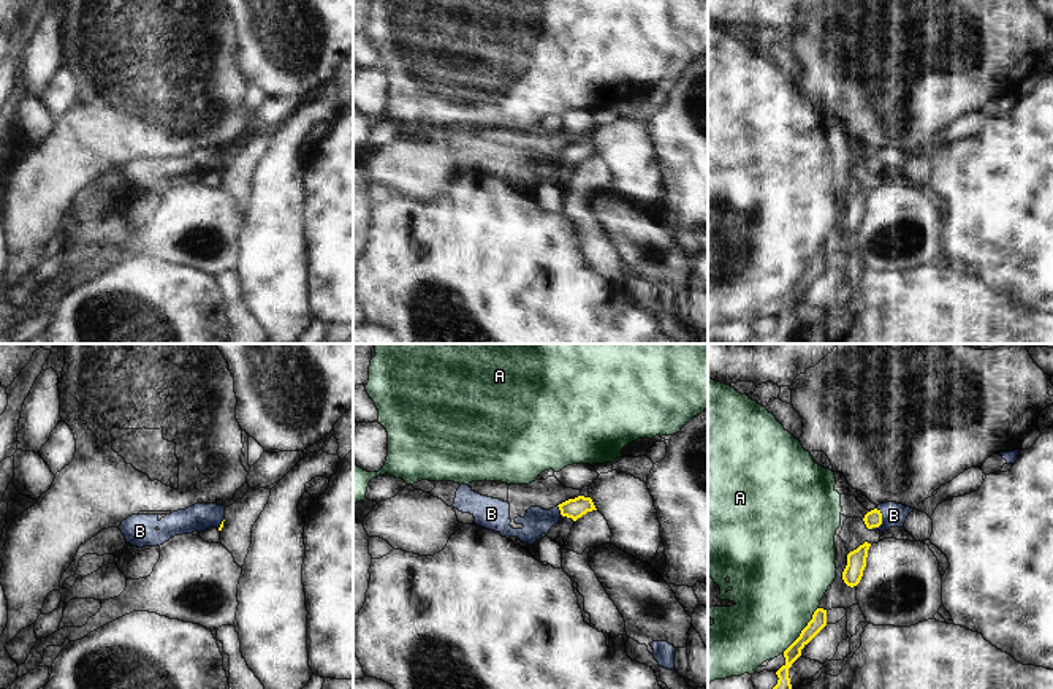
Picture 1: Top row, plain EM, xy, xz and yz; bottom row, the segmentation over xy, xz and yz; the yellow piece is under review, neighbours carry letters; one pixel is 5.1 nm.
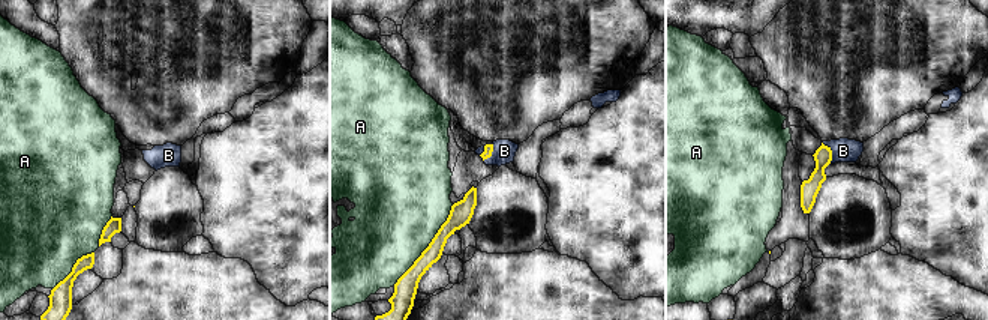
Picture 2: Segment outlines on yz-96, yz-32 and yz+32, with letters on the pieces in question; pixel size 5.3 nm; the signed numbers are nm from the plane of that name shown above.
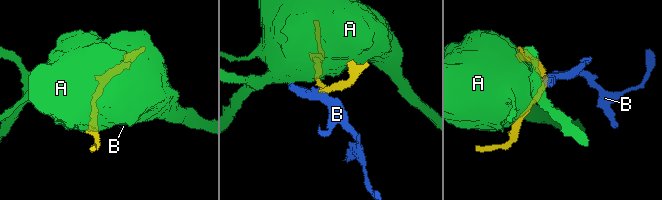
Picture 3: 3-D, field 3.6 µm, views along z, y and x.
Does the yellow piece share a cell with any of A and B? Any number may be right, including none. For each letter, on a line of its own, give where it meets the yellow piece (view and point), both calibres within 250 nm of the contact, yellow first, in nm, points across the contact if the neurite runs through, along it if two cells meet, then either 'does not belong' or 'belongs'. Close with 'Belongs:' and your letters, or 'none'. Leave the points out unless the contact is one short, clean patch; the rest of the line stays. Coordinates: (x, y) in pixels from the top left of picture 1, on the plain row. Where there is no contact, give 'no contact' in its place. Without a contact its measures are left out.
A: yz (802, 276) | 80/440 nm | does not belong
B: yz (881, 167) | 90/130 nm | across yz (873, 163), (881, 167), (887, 160), (893, 160) | belongs
Belongs: B

